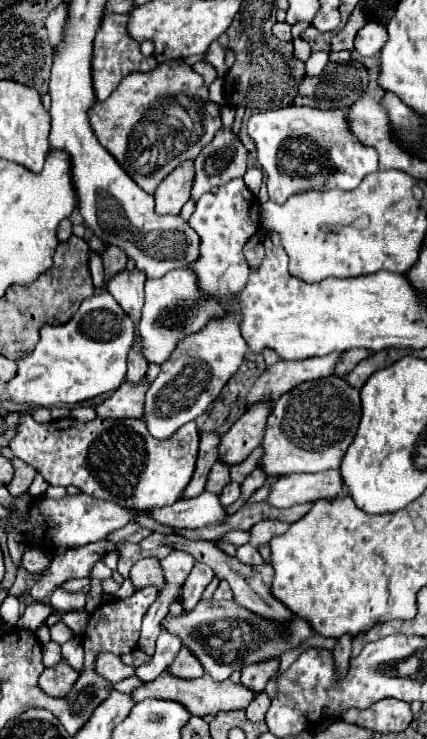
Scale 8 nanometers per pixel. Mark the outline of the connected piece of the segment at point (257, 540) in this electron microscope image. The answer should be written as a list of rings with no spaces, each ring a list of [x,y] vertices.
[[[259,521],[257,525],[251,527],[251,543],[255,547],[259,545],[267,545],[273,537],[285,533],[289,529],[289,523],[283,523],[283,521]]]

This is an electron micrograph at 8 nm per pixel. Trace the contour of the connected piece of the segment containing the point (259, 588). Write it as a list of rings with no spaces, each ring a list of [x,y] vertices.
[[[151,533],[147,539],[143,539],[139,543],[139,547],[143,547],[145,551],[153,549],[153,547],[159,547],[159,545],[169,545],[173,549],[181,549],[189,555],[195,557],[195,561],[199,563],[205,563],[213,569],[215,577],[217,579],[225,579],[235,595],[235,601],[249,609],[251,613],[267,619],[267,621],[275,621],[275,623],[289,623],[291,621],[291,611],[287,611],[287,607],[283,607],[283,603],[279,603],[271,591],[269,591],[269,585],[271,585],[271,565],[245,565],[241,563],[237,557],[229,557],[229,555],[223,555],[223,551],[219,551],[211,541],[189,541],[189,539],[183,539],[183,537],[177,537],[177,535],[165,535],[165,533]]]

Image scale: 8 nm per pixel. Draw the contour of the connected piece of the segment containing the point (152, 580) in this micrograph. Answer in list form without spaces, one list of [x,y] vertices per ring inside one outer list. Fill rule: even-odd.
[[[155,557],[137,561],[133,565],[133,569],[131,569],[129,579],[131,579],[131,583],[133,583],[135,589],[143,589],[147,585],[153,585],[153,587],[157,587],[157,591],[161,591],[163,585],[165,585],[163,569],[159,565],[159,559],[155,559]]]

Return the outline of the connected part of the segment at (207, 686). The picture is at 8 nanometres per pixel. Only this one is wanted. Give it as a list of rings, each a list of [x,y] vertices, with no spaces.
[[[161,673],[155,681],[143,683],[141,687],[137,687],[135,691],[131,691],[131,699],[135,703],[143,701],[143,699],[165,699],[165,701],[177,701],[181,703],[191,715],[197,717],[205,717],[205,715],[217,715],[221,711],[233,711],[233,709],[245,709],[253,699],[255,699],[255,691],[247,689],[245,685],[235,685],[229,679],[223,683],[215,683],[211,679],[211,675],[203,675],[199,679],[191,679],[191,681],[183,681],[183,679],[171,679],[171,675]]]

